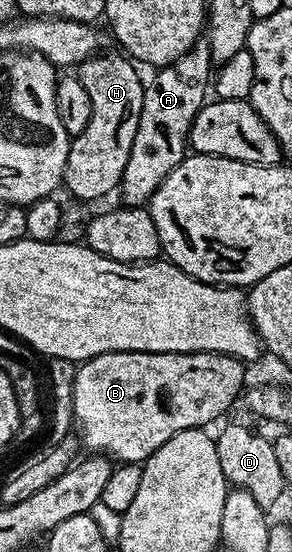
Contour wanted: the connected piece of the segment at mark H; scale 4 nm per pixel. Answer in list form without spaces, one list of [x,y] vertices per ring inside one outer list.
[[[101,53],[79,64],[78,78],[86,85],[86,93],[90,93],[90,125],[82,133],[78,133],[68,144],[68,160],[64,170],[63,186],[68,186],[68,195],[73,199],[89,201],[100,199],[117,190],[120,178],[126,169],[126,161],[130,161],[130,145],[134,145],[134,133],[138,133],[138,117],[142,117],[142,97],[145,80],[140,79],[137,64],[131,58],[120,55]]]

